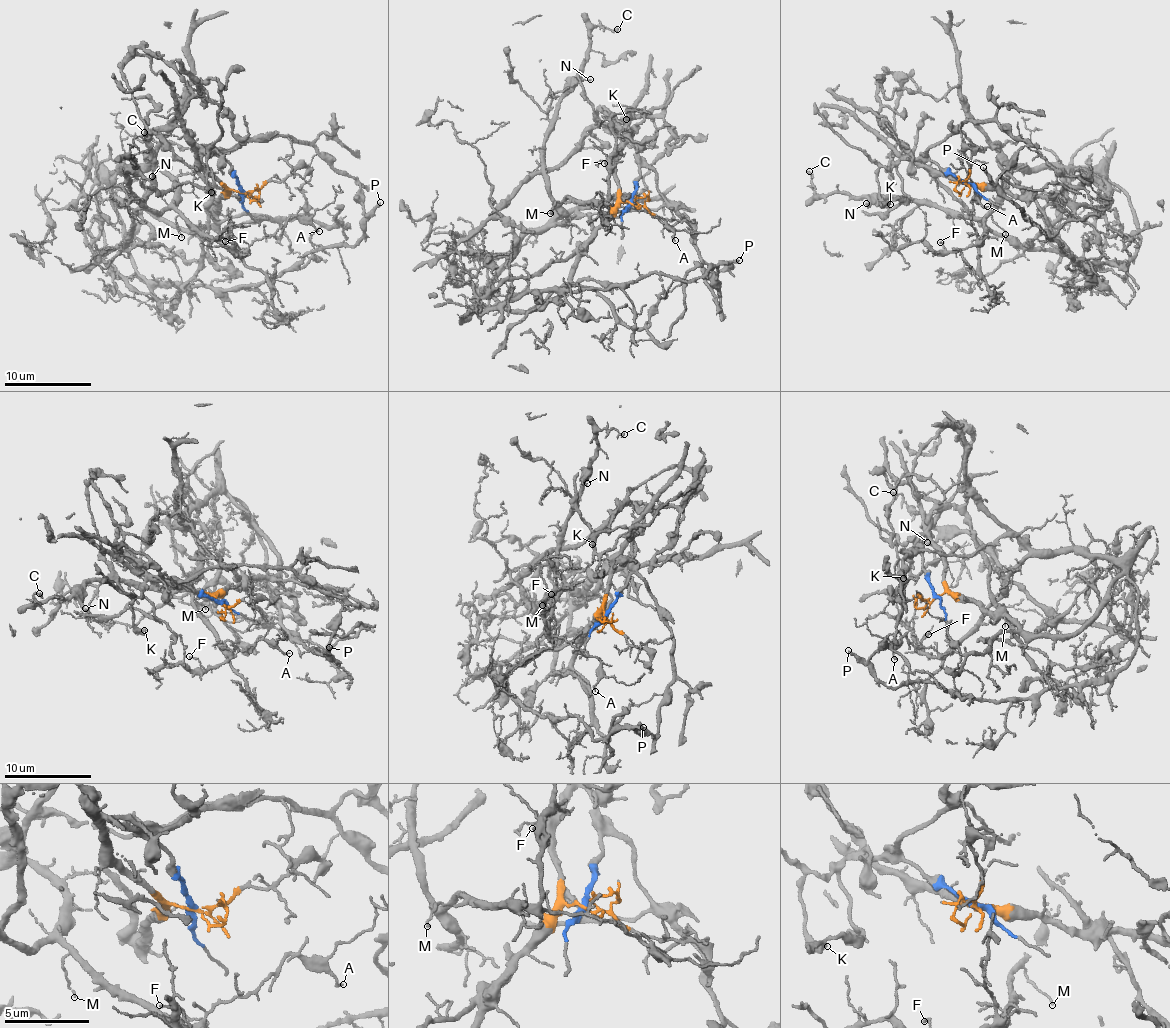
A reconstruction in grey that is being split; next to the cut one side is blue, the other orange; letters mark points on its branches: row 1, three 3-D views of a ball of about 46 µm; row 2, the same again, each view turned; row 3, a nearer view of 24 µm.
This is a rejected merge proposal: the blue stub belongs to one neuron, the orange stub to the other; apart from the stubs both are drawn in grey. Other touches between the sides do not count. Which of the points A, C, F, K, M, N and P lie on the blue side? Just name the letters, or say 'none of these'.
K

